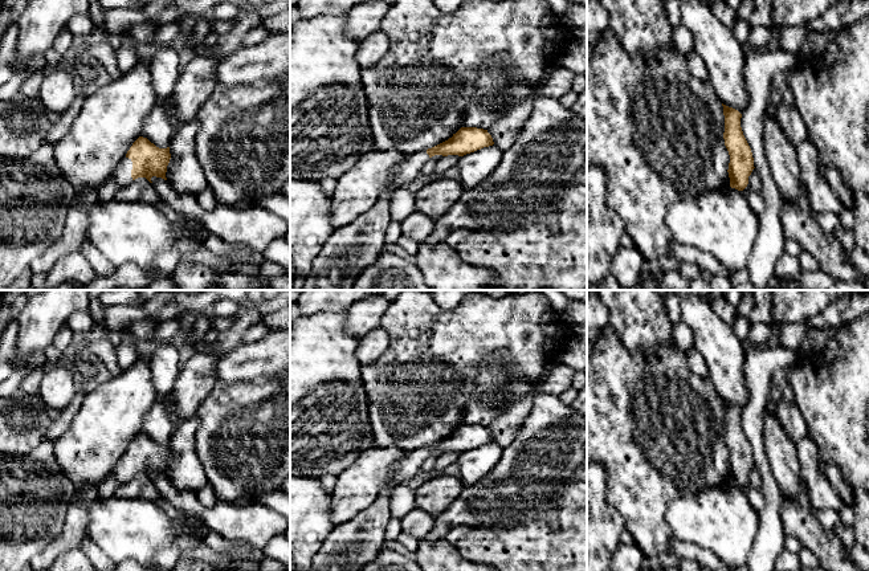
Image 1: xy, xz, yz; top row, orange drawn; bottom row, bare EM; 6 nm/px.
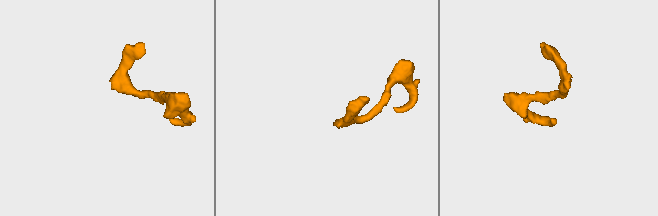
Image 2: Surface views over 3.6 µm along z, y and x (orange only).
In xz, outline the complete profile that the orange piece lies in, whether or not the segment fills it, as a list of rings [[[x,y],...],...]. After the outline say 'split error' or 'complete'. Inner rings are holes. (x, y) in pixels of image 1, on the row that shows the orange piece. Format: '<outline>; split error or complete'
[[[461,127],[448,140],[427,151],[405,155],[395,168],[389,187],[375,205],[348,225],[332,232],[299,290],[352,290],[360,270],[374,264],[385,249],[385,233],[392,221],[392,193],[416,180],[423,166],[434,155],[464,156],[493,144],[487,130]]]; split error

